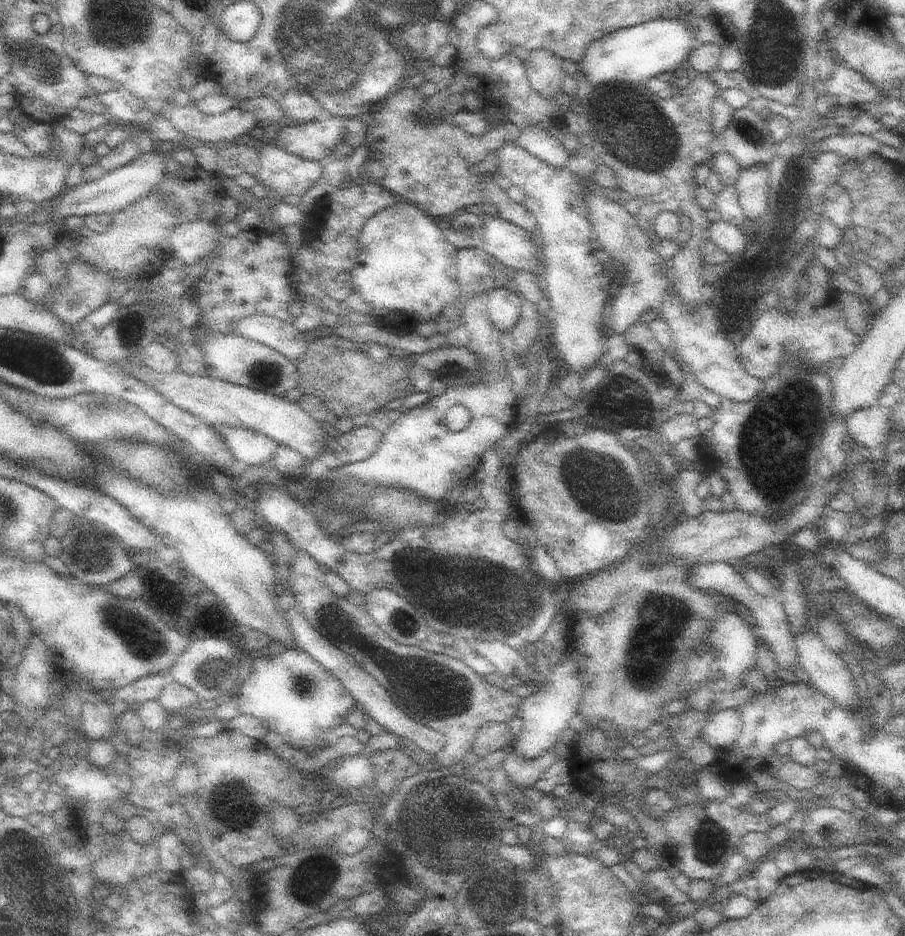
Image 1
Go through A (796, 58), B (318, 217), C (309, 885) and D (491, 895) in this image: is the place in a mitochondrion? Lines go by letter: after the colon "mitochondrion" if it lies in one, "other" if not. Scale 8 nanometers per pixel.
A: other
B: other
C: mitochondrion
D: mitochondrion

